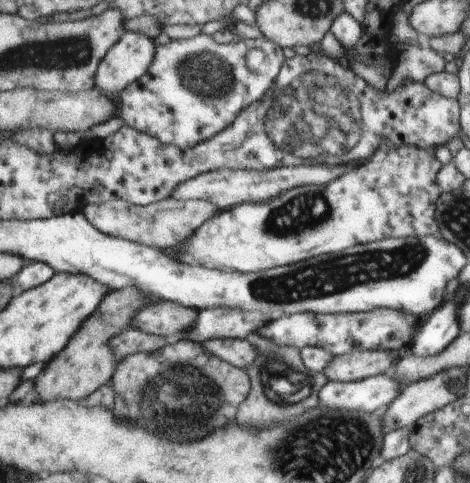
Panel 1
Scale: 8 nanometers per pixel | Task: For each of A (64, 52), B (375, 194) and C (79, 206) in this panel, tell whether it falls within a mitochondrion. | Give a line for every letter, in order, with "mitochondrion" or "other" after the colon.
A: mitochondrion
B: other
C: other

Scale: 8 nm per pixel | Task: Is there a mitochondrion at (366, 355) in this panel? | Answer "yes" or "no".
no

